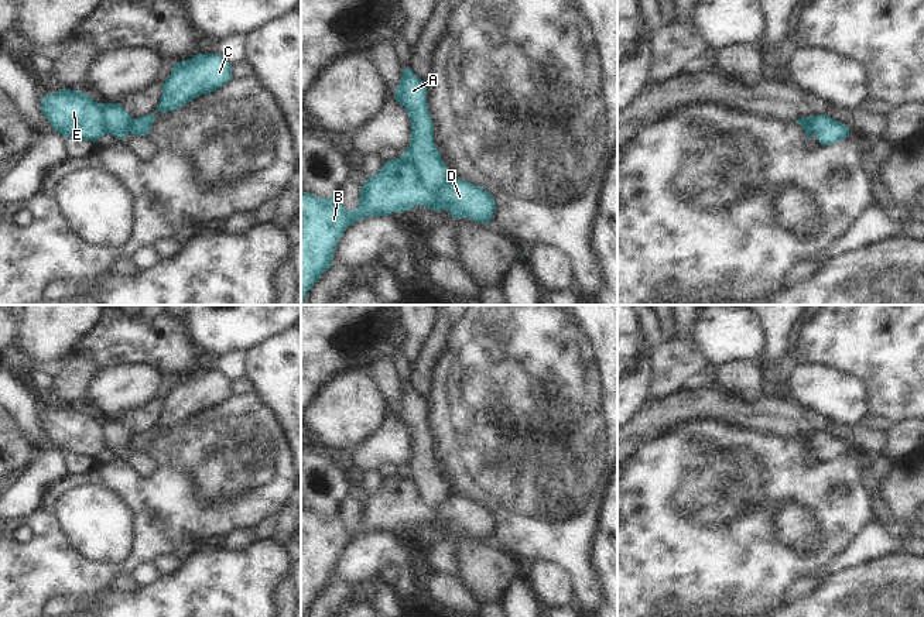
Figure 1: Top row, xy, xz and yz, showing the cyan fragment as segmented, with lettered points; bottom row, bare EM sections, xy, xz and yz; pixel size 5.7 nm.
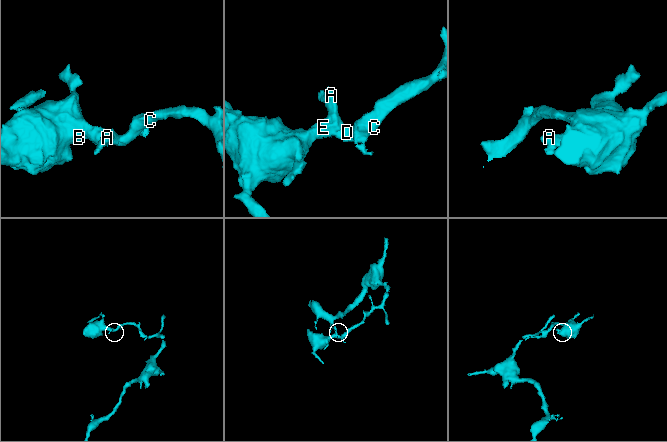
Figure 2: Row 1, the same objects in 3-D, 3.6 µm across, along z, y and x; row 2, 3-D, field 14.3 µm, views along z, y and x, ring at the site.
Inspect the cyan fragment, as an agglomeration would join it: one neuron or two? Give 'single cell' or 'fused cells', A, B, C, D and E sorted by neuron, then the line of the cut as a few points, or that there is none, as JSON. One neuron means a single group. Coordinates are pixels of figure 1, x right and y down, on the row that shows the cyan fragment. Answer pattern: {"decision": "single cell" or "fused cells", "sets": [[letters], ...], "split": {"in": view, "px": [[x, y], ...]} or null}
{"decision": "fused cells", "sets": [["A"], ["B", "C", "D", "E"]], "split": {"in": "xz", "px": [[403, 156], [413, 165], [417, 180], [431, 192], [451, 180]]}}

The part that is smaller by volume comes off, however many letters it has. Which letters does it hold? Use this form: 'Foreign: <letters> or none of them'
Foreign: A

